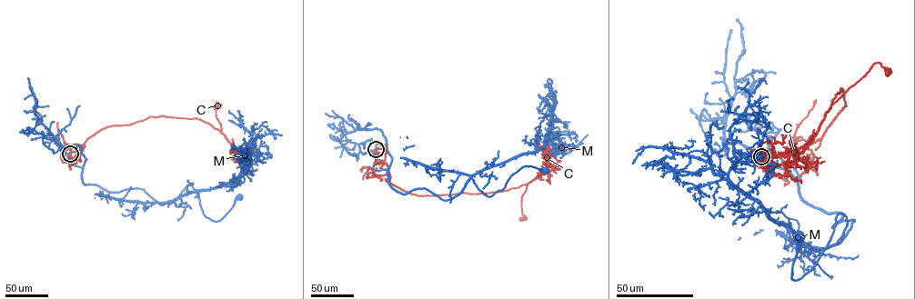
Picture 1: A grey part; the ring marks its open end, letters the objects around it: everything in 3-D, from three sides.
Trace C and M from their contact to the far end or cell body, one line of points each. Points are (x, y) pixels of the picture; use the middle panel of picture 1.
C: (376, 150), (375, 156), (387, 164), (389, 182), (418, 195), (498, 192), (527, 184), (521, 219)
M: (375, 150), (373, 168), (387, 169), (396, 190), (444, 200), (471, 177), (491, 196), (523, 166), (544, 170)

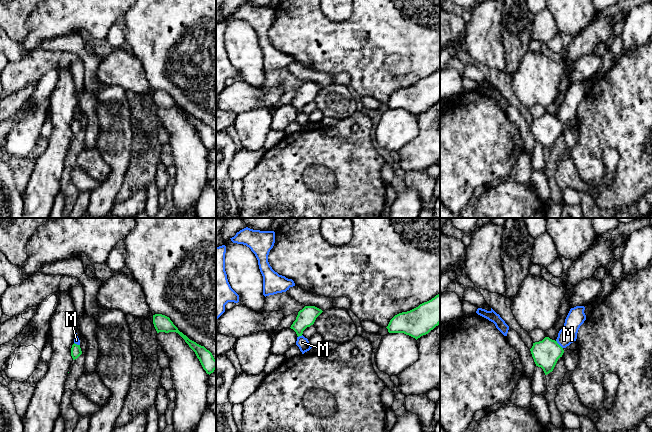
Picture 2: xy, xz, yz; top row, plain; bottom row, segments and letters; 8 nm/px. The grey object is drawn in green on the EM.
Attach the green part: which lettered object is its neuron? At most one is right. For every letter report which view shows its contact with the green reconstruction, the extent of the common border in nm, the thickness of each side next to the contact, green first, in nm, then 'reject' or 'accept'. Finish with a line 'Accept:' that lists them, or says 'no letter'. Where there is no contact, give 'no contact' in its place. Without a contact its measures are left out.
C: no contact | reject
M: yz | 90 nm | 220/140 nm | reject
Accept: no letter

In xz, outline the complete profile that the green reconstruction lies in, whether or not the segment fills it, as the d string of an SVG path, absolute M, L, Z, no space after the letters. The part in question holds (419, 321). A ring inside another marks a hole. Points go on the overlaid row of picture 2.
M440 293L418 307L395 315L389 322L389 333L404 333L416 340L440 324Z

